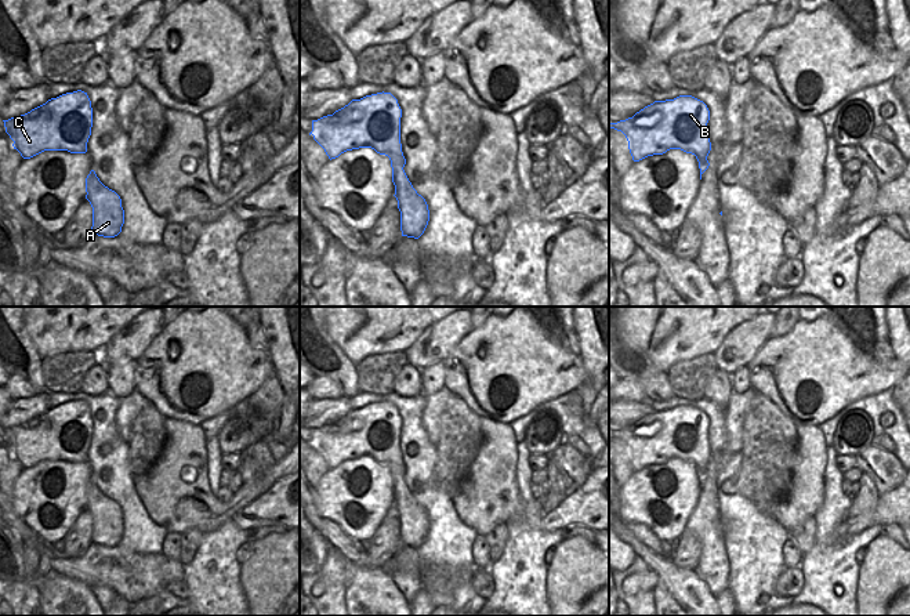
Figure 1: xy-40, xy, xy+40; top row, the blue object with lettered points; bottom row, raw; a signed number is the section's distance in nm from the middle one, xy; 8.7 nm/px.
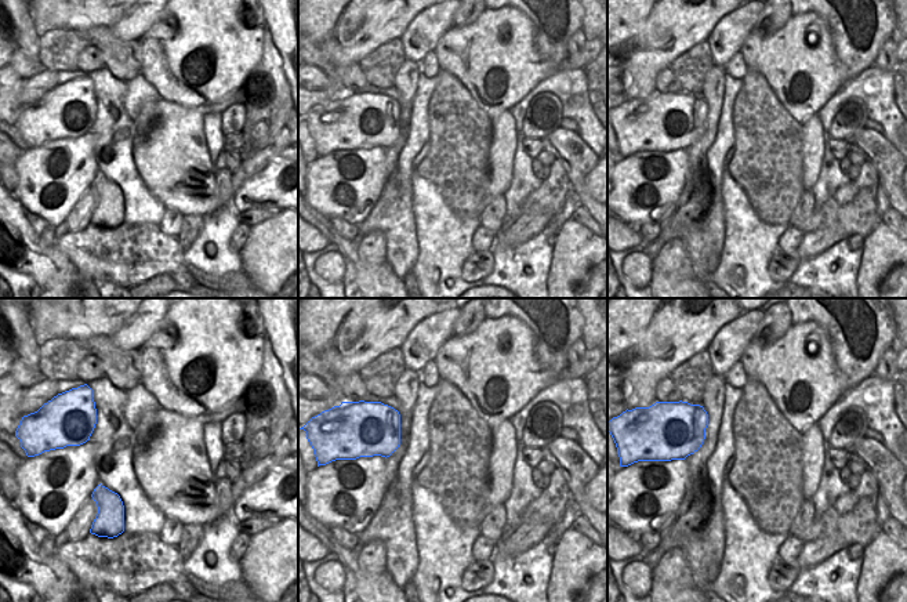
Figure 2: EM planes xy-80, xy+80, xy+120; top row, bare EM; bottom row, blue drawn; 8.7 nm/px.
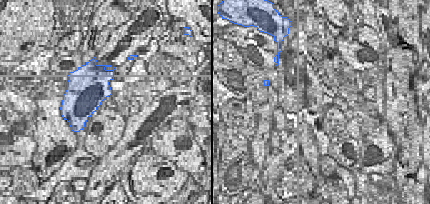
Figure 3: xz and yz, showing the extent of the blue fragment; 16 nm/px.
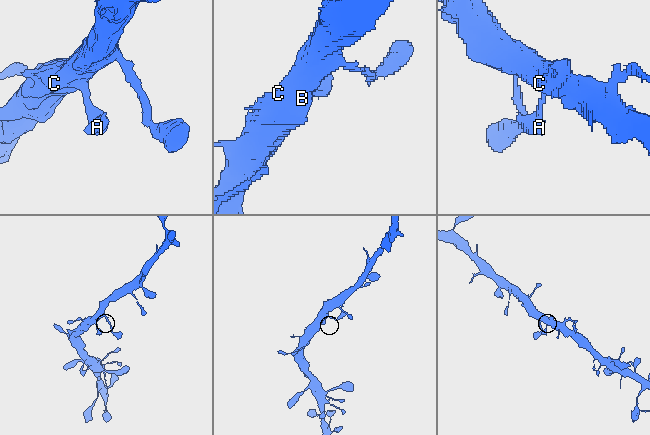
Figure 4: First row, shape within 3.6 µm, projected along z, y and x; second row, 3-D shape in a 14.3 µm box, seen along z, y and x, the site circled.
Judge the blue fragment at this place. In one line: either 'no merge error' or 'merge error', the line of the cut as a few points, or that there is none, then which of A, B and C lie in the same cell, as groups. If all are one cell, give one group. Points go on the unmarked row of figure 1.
no merge error; no cut; A B C

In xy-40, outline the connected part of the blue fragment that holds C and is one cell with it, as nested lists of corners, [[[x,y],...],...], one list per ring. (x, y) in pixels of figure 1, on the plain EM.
[[[77,399],[3,431],[6,442],[14,450],[14,459],[23,468],[44,460],[86,463],[93,436],[93,417],[87,402]]]

